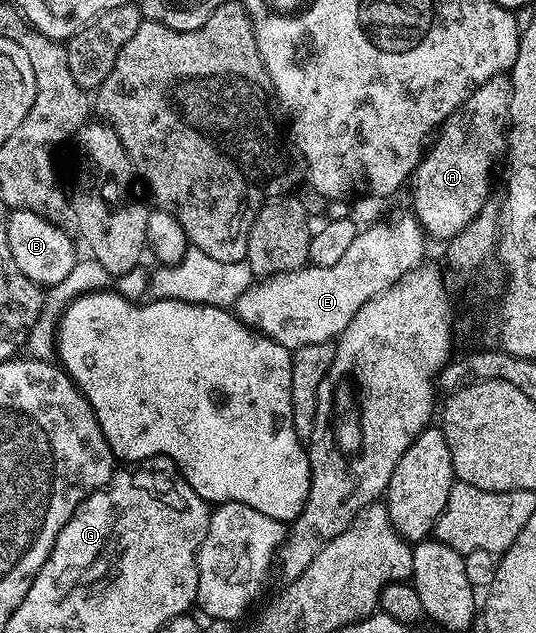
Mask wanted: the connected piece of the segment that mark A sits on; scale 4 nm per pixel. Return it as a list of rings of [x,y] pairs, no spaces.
[[[507,79],[486,80],[481,88],[472,92],[471,98],[463,102],[461,108],[453,116],[442,122],[438,130],[439,138],[431,150],[426,150],[415,172],[409,178],[411,201],[415,204],[413,216],[423,227],[428,238],[436,237],[443,243],[465,231],[475,219],[485,203],[492,196],[491,172],[495,164],[504,160],[507,151],[507,131],[511,116],[509,103],[511,102],[511,82]]]

